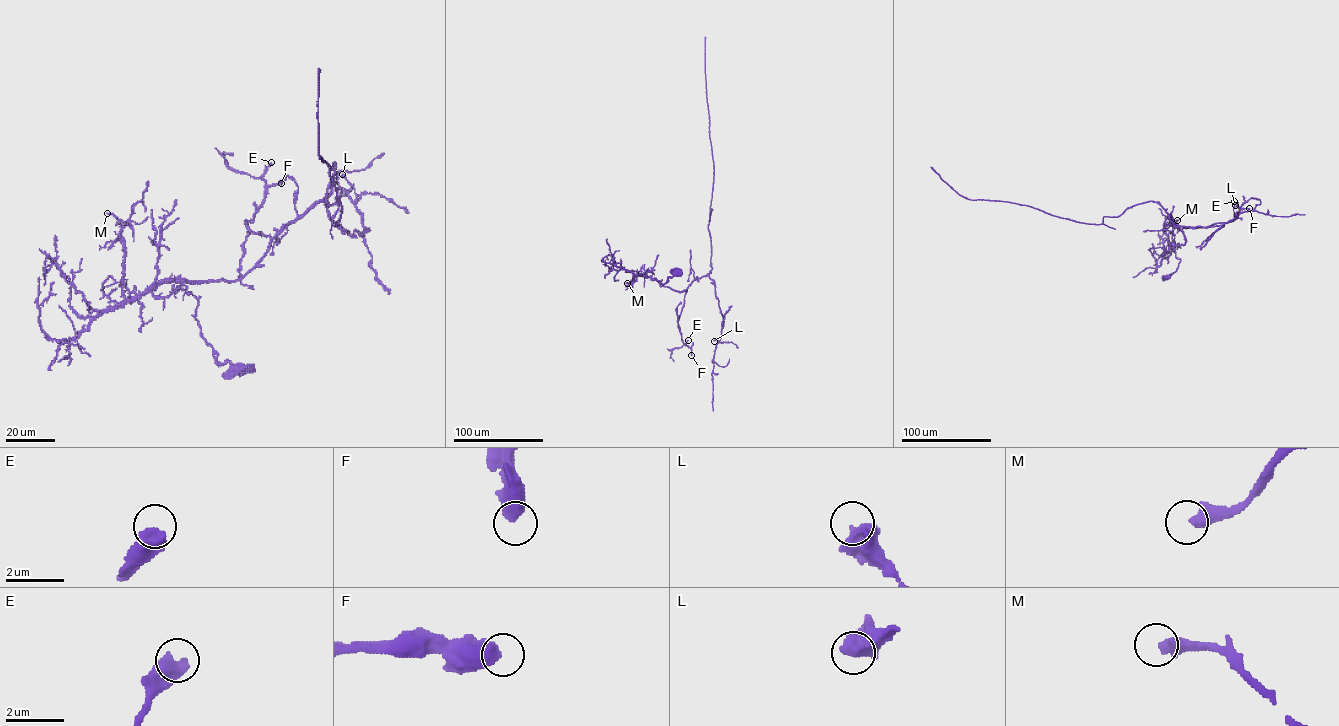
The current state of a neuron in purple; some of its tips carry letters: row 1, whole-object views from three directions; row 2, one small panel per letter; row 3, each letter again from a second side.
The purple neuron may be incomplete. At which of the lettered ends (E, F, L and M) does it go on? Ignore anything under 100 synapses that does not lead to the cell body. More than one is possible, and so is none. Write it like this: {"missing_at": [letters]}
{"missing_at": ["F"]}

